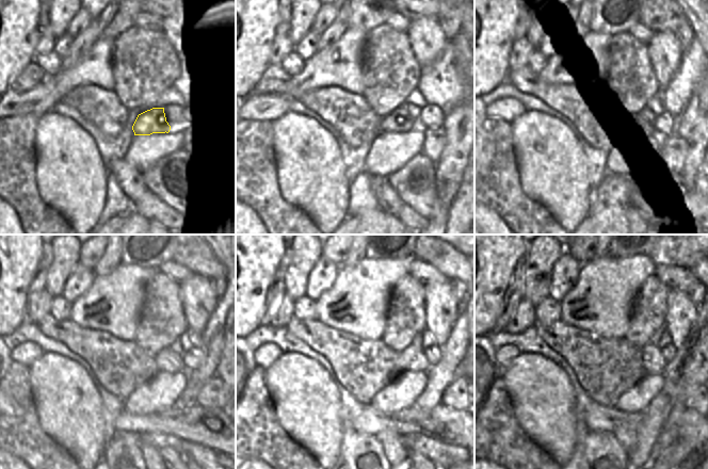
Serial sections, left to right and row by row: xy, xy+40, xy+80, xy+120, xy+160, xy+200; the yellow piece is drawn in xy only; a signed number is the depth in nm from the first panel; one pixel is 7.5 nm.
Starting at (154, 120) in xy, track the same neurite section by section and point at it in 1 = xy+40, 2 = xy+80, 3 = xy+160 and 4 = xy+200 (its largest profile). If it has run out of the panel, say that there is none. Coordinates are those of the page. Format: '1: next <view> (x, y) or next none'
1: next xy+40 (398, 122)
2: next xy+80 (644, 120)
3: next xy+160 (412, 359)
4: next xy+200 (654, 362)

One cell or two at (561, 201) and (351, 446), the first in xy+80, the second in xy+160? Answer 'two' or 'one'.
two

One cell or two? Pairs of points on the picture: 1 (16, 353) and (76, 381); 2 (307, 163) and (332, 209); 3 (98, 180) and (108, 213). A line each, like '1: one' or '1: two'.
1: two
2: one
3: two

